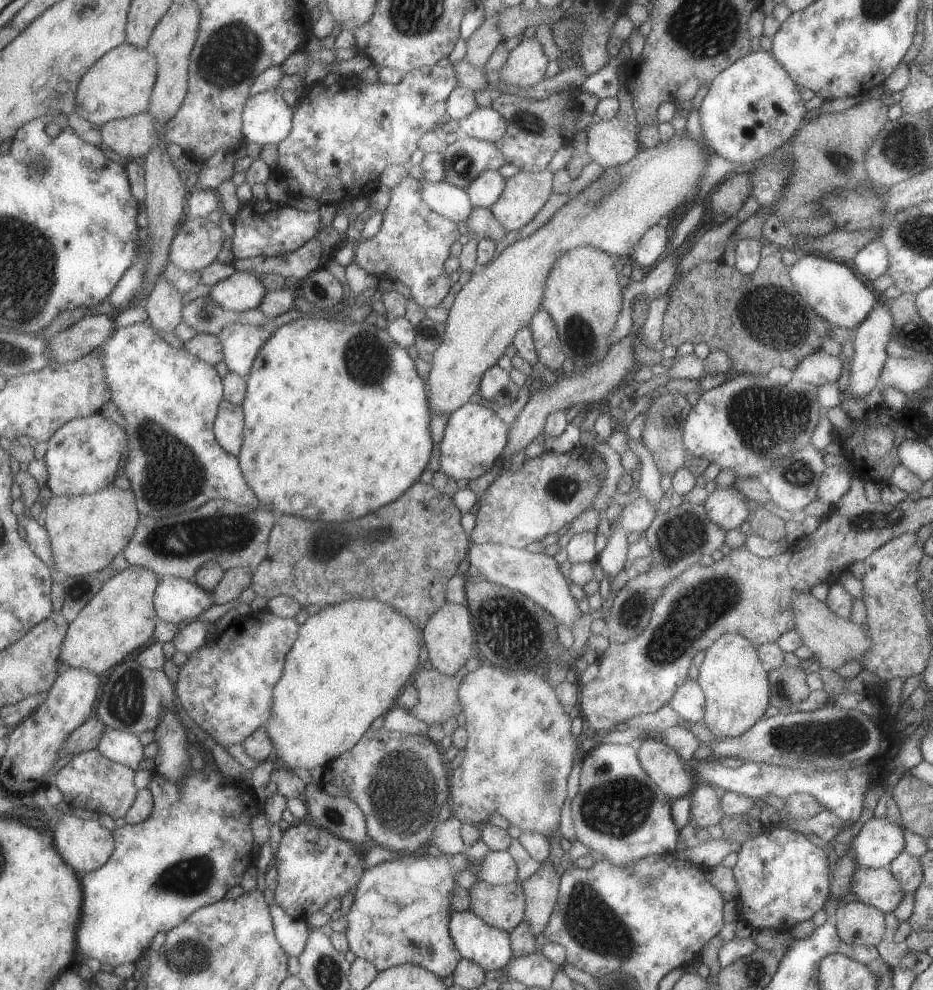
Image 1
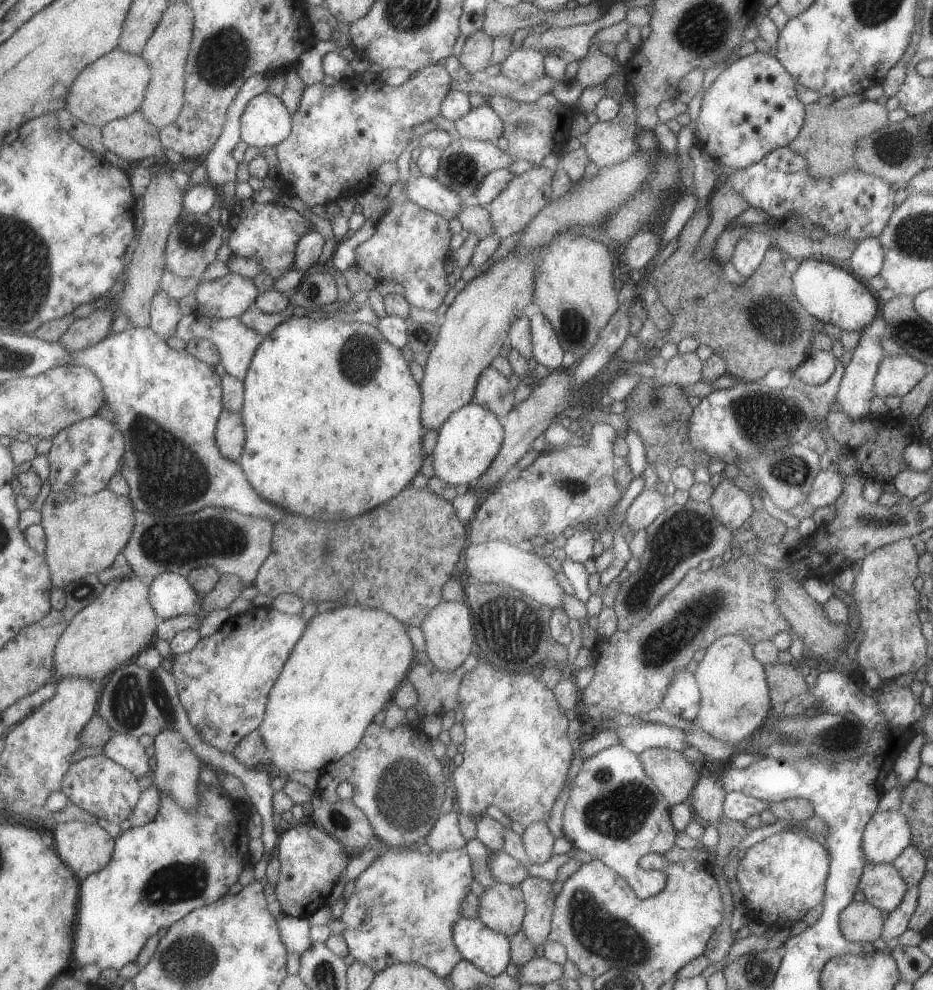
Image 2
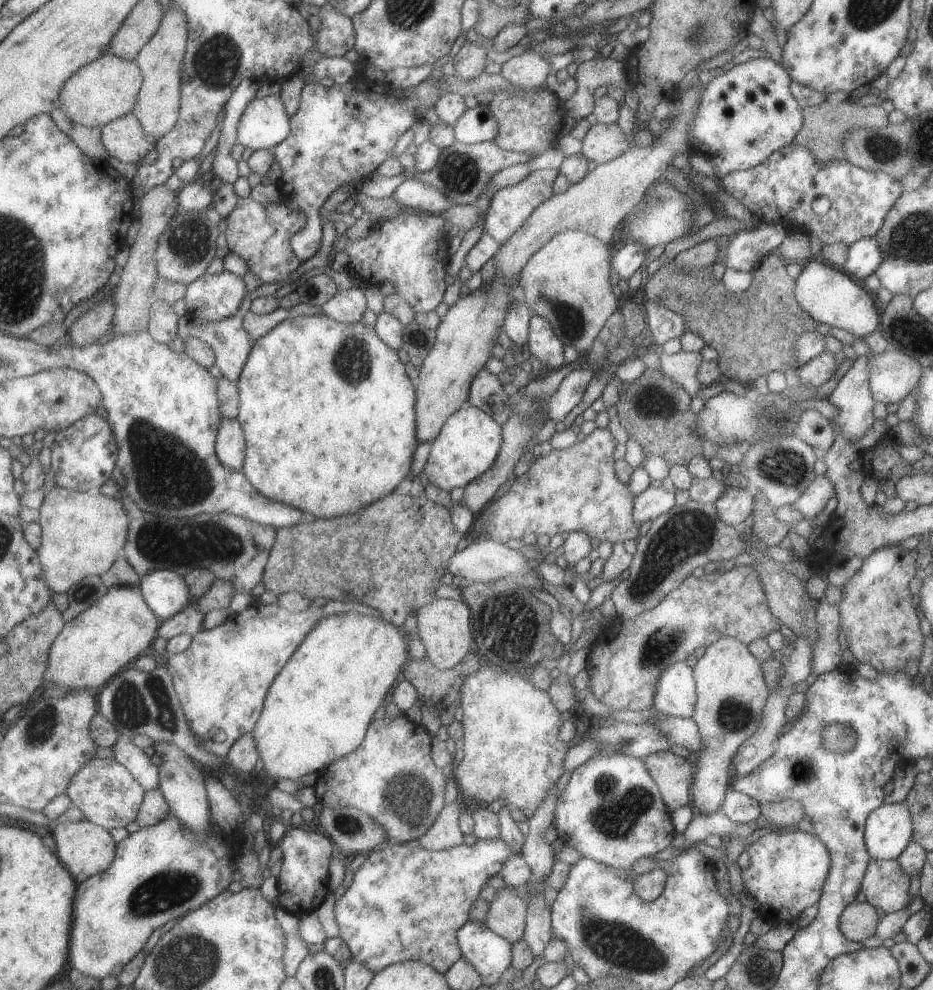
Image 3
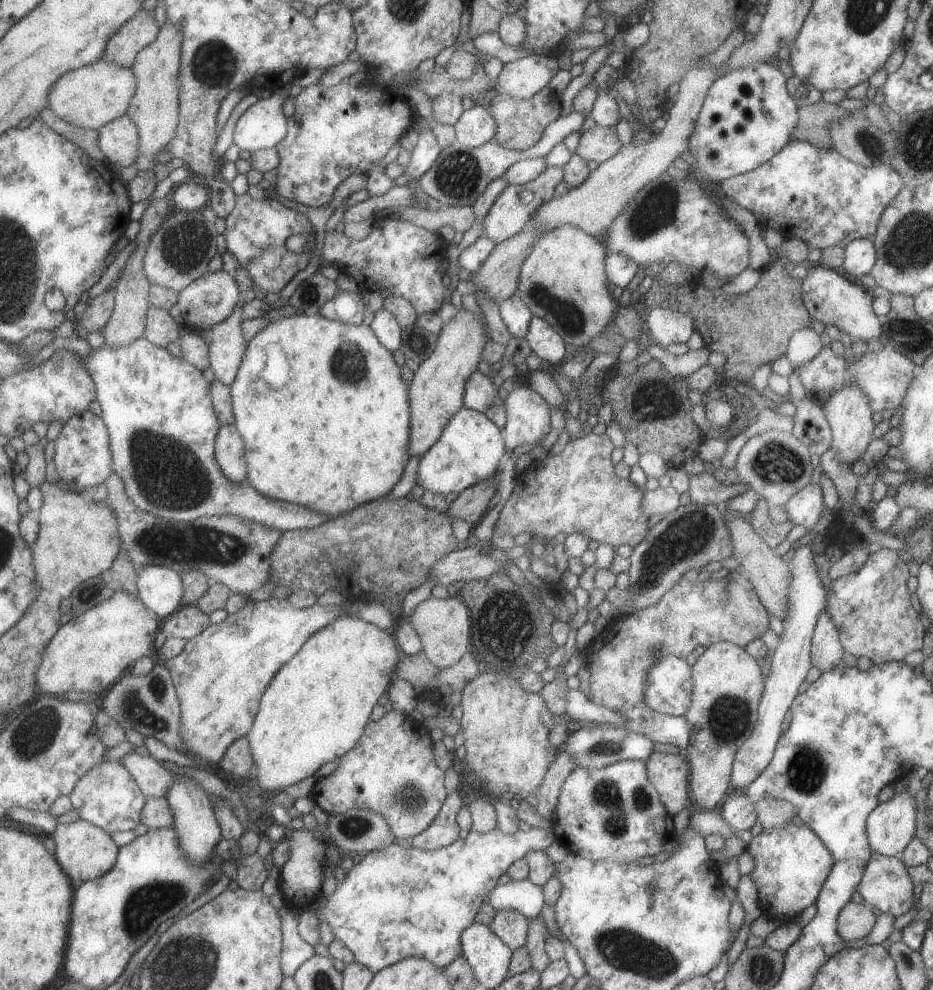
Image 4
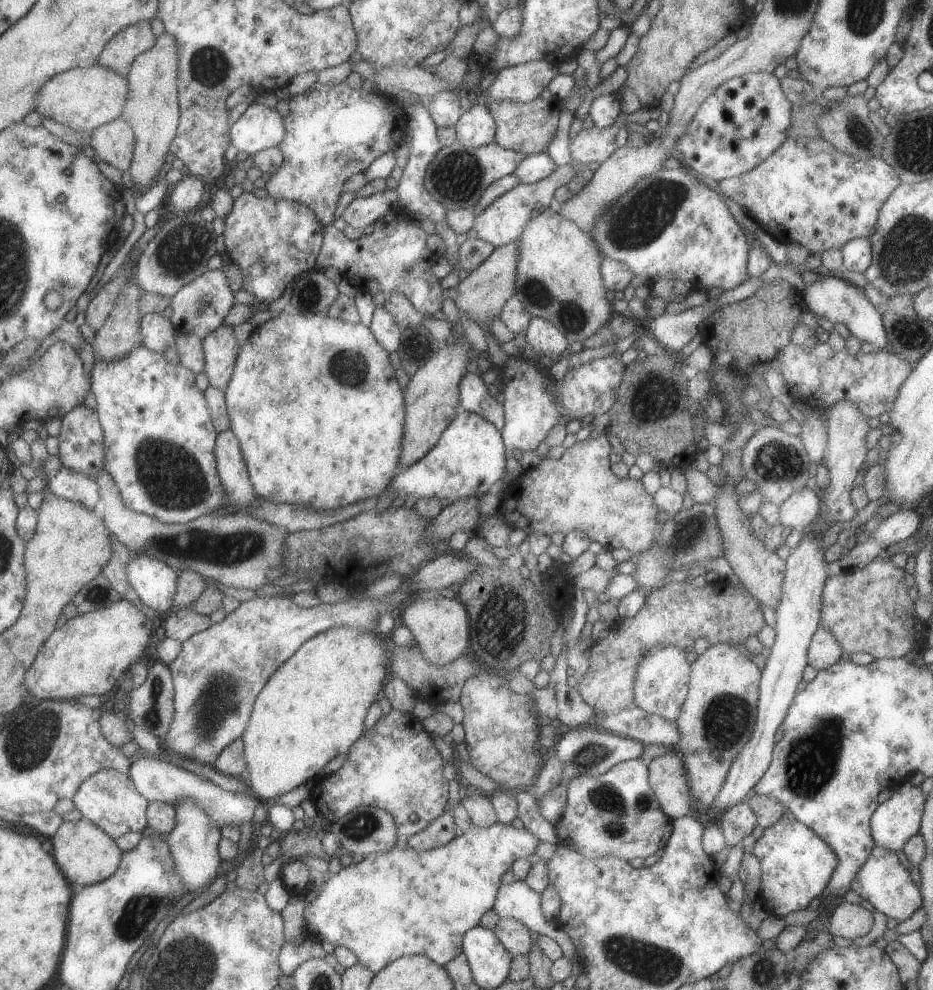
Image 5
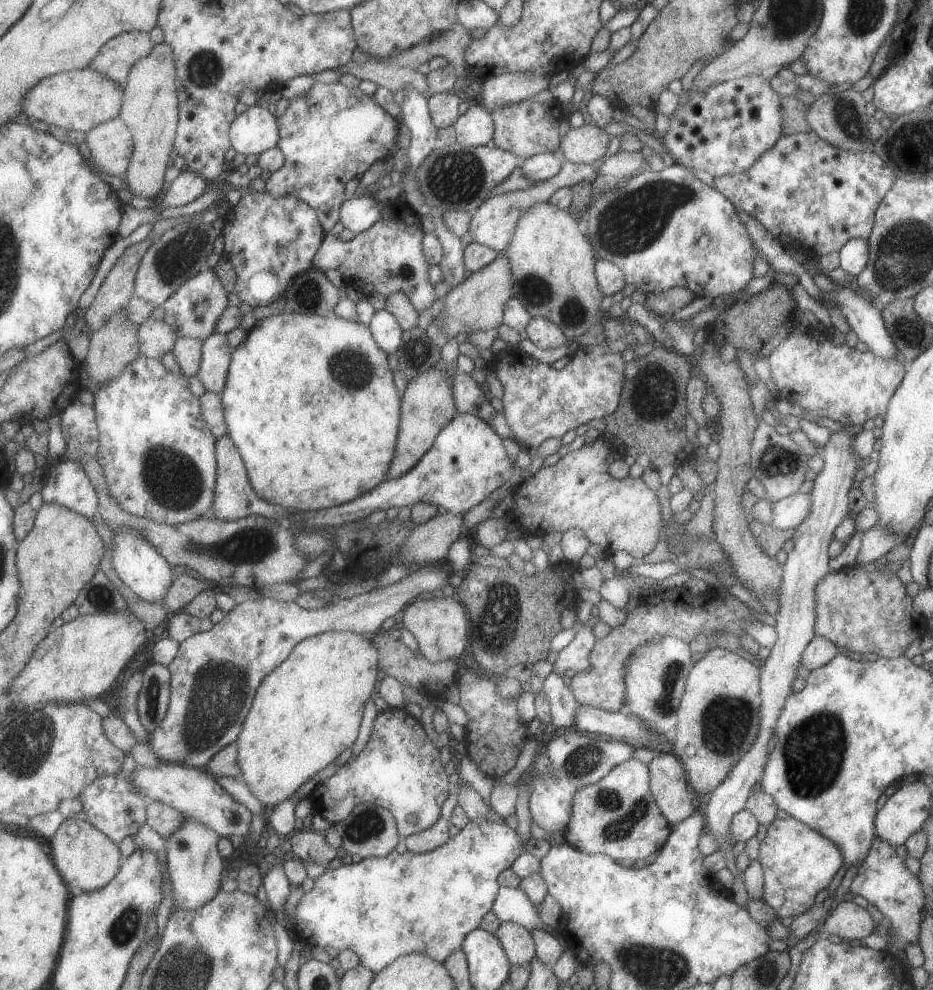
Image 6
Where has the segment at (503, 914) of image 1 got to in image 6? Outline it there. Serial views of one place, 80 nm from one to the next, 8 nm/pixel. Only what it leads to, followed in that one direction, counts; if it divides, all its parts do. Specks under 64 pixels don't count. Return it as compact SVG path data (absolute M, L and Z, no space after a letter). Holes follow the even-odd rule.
M502 922L494 930L493 934L499 939L510 968L522 965L535 956L534 942L531 933L520 924L514 922Z

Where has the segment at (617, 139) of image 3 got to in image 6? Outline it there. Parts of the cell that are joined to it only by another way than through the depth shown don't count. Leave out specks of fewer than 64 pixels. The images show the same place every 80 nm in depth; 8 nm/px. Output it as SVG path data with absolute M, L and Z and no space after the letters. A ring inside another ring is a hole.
M581 125L569 129L559 142L565 160L572 163L589 163L590 165L608 156L607 144L610 135L606 129L597 125Z

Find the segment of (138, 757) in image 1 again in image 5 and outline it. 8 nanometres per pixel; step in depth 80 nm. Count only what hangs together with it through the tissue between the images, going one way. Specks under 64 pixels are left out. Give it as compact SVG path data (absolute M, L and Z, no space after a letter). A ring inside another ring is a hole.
M149 754L131 762L126 772L139 794L146 798L147 801L159 801L174 806L179 799L191 799L209 815L209 818L219 828L224 824L239 827L242 822L252 822L253 809L259 802L251 792L232 793L223 790L207 779L198 777L196 774L179 768L173 763L151 757Z

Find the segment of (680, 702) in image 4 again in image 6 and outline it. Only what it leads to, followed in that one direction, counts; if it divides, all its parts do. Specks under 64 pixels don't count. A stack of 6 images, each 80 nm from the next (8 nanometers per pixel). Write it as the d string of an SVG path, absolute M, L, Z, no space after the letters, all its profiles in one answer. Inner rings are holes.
M657 637L652 641L644 642L636 646L627 659L624 674L625 698L623 711L629 712L644 720L644 727L648 731L653 731L661 740L665 742L665 748L670 744L676 726L676 710L678 709L680 698L684 693L684 686L689 669L693 666L690 656L693 649L691 645L673 637Z

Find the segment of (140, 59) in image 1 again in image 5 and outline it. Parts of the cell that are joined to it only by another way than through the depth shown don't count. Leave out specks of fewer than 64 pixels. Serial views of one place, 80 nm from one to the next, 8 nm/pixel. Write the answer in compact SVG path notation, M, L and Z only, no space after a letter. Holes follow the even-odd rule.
M96 63L90 67L75 67L56 74L42 84L36 96L34 110L40 116L52 118L53 121L63 126L71 127L73 130L92 131L106 122L112 121L120 116L128 93L128 80L126 75L119 74L113 69Z

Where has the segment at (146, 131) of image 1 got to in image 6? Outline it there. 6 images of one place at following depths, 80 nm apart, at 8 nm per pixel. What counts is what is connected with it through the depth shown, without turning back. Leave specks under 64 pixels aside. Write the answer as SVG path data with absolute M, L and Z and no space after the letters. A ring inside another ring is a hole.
M117 116L85 133L89 160L109 176L123 177L132 153L132 136Z

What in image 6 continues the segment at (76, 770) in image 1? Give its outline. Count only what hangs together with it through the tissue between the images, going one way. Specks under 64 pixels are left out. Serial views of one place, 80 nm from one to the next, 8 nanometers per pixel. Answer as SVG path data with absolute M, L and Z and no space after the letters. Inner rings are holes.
M124 773L98 776L86 784L77 797L80 800L82 811L87 816L86 821L115 844L119 844L124 836L135 835L137 830L146 824L146 800L136 793L126 778L127 774Z

